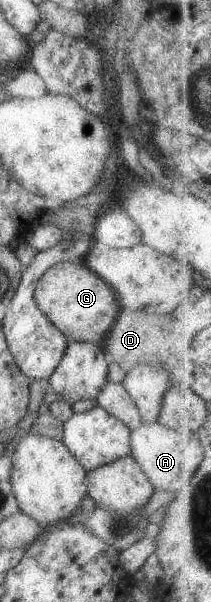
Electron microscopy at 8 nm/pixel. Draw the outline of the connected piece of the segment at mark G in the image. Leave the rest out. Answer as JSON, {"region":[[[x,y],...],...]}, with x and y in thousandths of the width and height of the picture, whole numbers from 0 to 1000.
{"region":[[[341,434],[242,440],[171,468],[156,495],[237,537],[341,568],[483,573],[569,515],[531,478],[398,437]]]}

